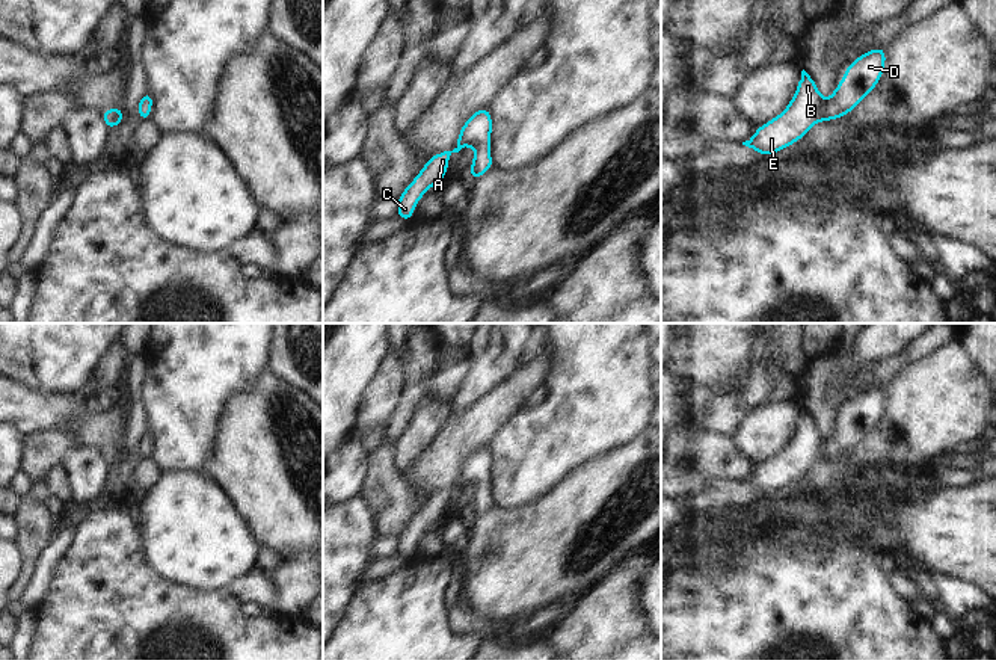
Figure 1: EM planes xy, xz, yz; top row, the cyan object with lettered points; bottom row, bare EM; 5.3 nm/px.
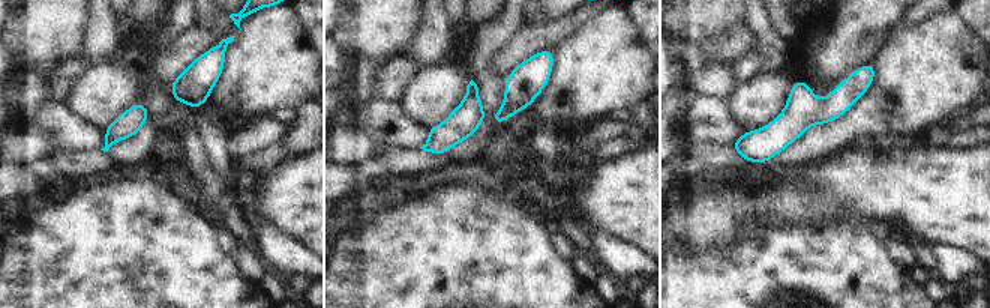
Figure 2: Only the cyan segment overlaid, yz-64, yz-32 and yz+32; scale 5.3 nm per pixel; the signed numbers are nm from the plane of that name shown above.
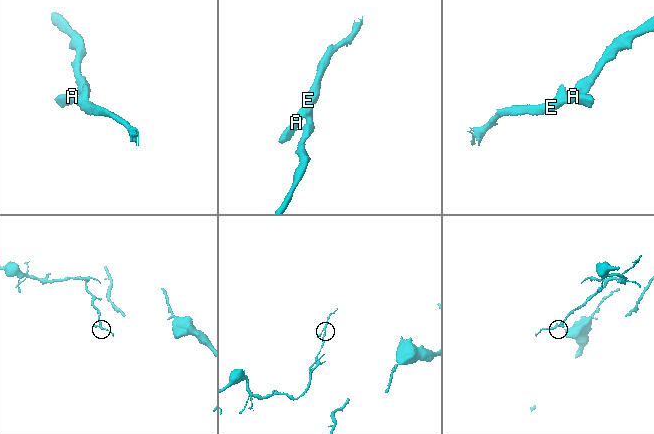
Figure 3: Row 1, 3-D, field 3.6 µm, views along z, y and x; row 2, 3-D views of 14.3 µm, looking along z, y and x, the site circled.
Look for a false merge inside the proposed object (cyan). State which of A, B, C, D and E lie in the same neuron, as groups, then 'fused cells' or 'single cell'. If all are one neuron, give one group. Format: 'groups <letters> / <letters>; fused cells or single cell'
groups A B C D E; single cell

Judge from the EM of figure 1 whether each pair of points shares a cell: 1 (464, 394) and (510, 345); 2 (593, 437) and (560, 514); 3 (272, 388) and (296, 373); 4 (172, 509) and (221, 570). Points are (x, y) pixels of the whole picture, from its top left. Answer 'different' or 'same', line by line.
1: same
2: different
3: different
4: same

